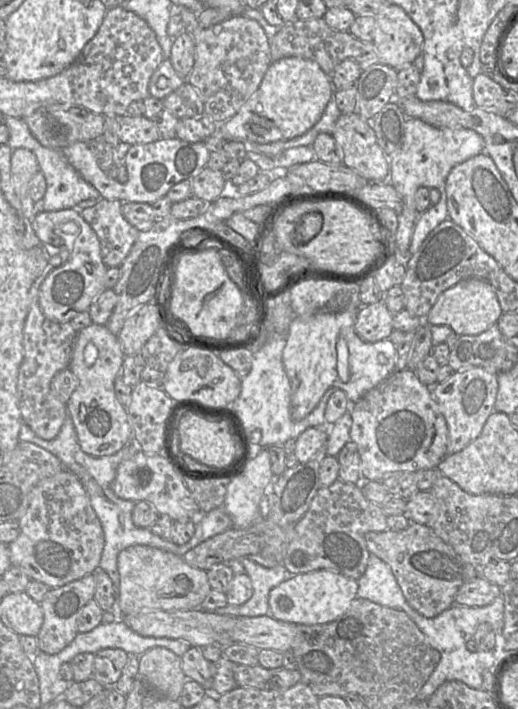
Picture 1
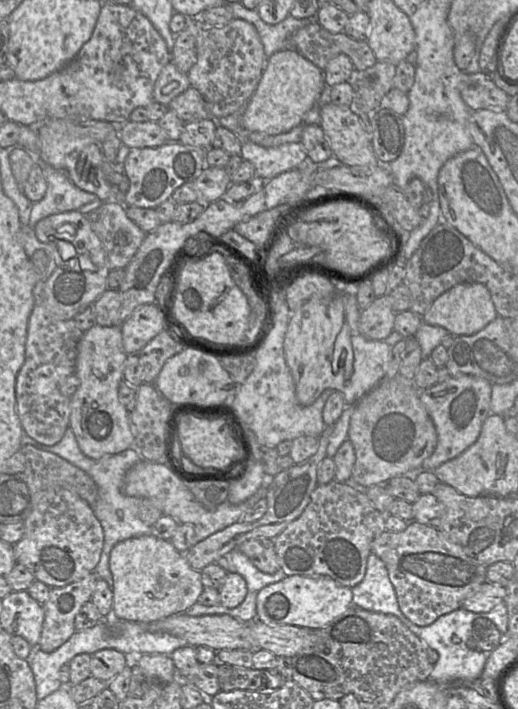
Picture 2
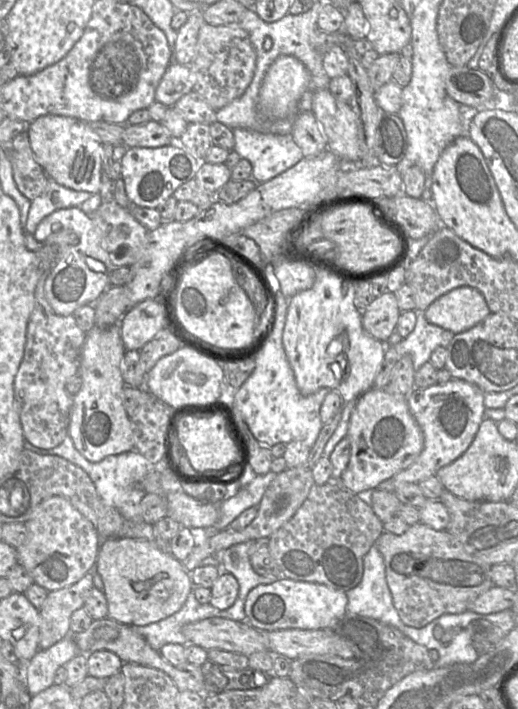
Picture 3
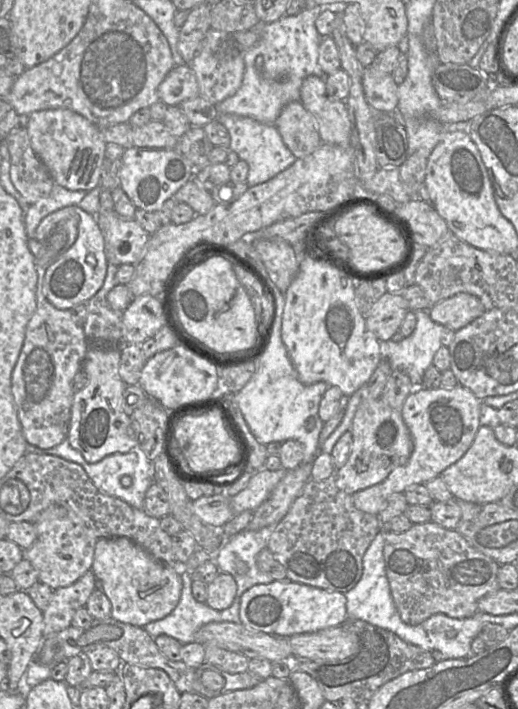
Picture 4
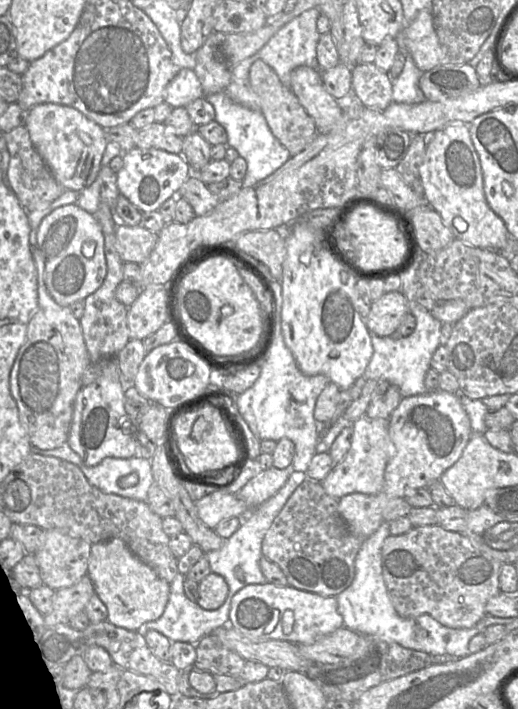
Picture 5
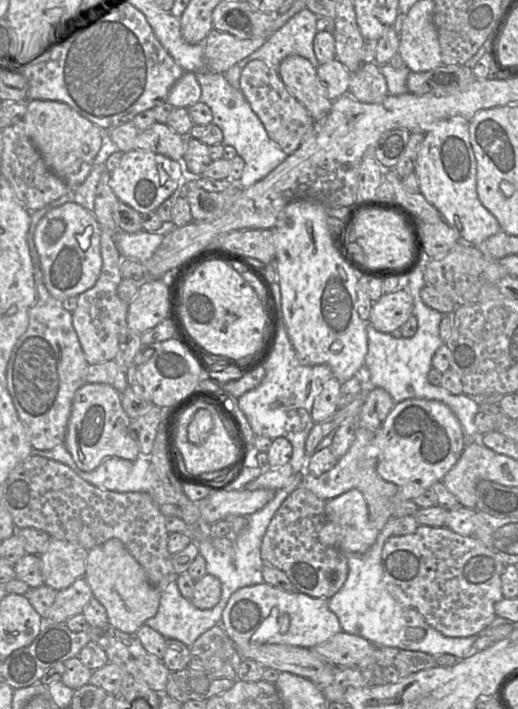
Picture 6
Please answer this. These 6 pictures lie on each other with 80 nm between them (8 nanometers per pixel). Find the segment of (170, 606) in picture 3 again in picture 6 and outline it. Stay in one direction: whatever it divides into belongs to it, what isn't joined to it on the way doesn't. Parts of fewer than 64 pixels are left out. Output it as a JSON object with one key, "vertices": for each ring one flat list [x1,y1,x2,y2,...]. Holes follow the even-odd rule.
{"vertices":[[117,538,88,550,85,579,94,598,105,607,109,624,121,632,135,634,158,612,162,593,149,582,142,566]]}

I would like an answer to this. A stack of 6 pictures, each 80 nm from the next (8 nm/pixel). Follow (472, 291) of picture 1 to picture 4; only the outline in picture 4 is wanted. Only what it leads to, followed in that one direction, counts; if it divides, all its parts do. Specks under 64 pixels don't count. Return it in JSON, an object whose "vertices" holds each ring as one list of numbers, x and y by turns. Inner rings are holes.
{"vertices":[[460,292,431,306,428,314,434,322,457,331,485,311,486,309,478,297]]}

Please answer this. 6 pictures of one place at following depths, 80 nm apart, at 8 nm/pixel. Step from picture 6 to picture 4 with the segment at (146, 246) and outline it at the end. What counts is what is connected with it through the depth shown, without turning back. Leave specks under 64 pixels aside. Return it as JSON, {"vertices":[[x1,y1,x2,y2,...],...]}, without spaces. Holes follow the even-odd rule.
{"vertices":[[115,211,98,213,96,222,103,234,106,257,116,265,136,265,150,235,136,222,119,217]]}

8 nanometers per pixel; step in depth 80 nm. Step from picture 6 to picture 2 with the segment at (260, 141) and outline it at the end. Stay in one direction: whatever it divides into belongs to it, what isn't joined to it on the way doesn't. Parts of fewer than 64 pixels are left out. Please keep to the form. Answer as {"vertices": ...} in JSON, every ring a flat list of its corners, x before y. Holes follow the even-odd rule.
{"vertices":[[242,140,241,157,242,160,250,161,255,166,256,175,265,181,284,172,298,169,308,161,301,142,266,148,249,140]]}

